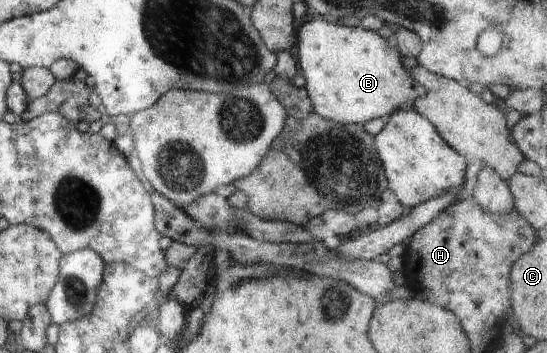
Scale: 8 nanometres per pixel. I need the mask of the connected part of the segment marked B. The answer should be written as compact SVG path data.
M317 16L304 23L298 30L294 53L298 70L306 78L304 88L308 98L320 117L332 119L336 123L368 123L377 118L387 119L398 109L412 107L423 97L425 89L407 72L402 63L403 57L388 35L360 26L335 25L319 18Z

